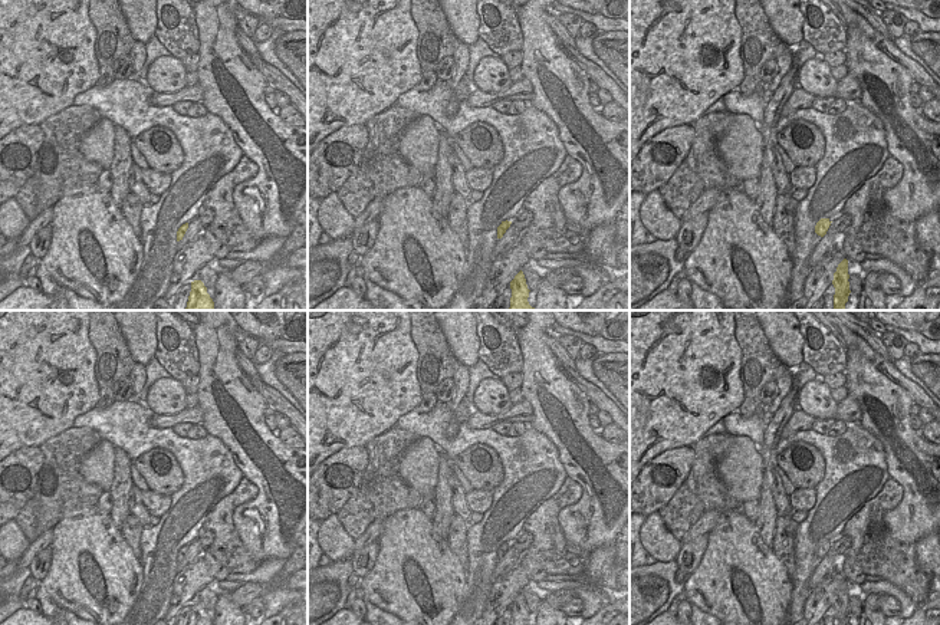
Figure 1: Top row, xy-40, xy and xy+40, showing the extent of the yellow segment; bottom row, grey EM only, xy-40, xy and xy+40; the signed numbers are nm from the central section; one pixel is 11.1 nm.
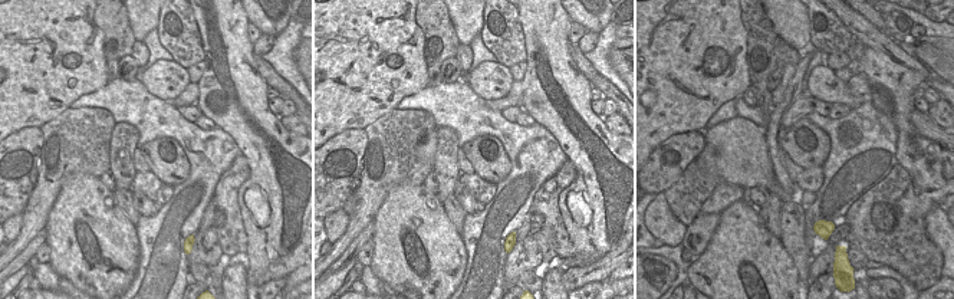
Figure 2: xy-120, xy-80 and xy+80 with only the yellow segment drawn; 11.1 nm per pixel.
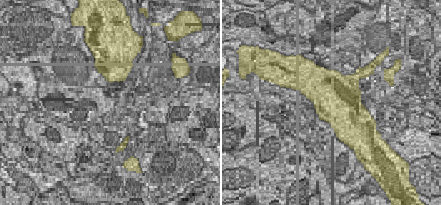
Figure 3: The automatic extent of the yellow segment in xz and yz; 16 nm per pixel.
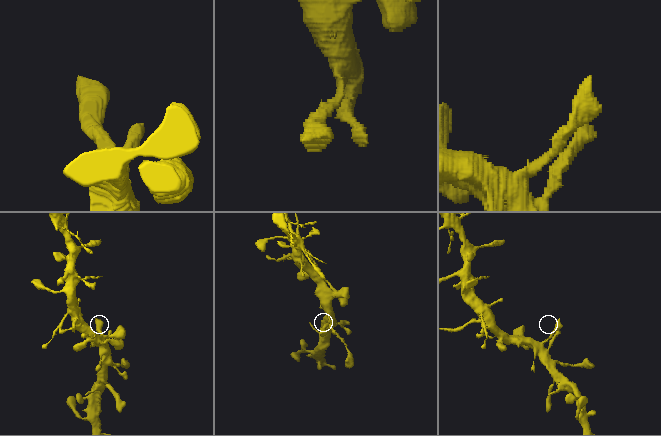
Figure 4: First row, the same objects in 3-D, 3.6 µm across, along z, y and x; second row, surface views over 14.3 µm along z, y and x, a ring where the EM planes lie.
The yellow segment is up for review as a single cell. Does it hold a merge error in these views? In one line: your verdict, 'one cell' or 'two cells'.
one cell

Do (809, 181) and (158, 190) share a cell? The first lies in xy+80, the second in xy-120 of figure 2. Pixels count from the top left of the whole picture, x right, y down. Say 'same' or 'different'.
same

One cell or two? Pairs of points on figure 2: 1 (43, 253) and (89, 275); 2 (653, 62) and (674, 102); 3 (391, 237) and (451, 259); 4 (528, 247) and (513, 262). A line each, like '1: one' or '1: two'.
1: two
2: one
3: one
4: one

